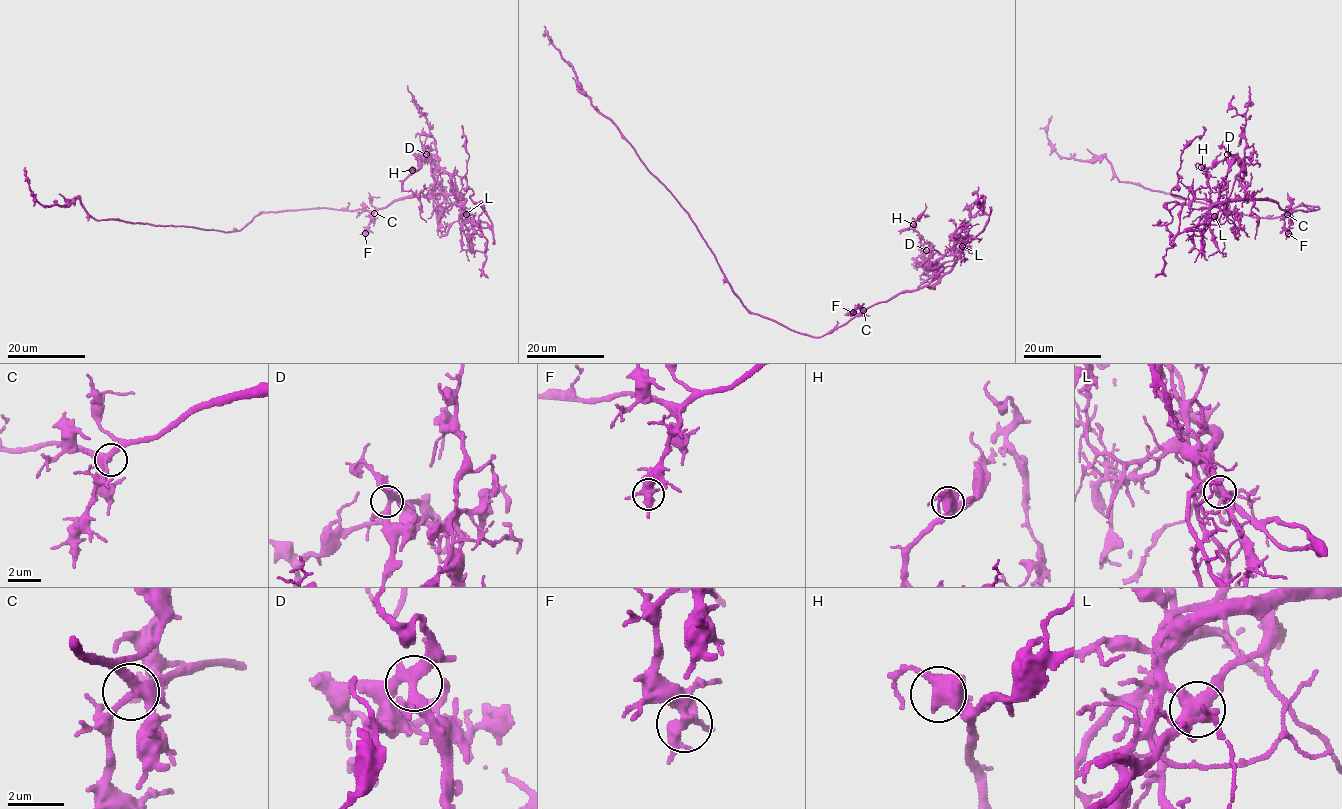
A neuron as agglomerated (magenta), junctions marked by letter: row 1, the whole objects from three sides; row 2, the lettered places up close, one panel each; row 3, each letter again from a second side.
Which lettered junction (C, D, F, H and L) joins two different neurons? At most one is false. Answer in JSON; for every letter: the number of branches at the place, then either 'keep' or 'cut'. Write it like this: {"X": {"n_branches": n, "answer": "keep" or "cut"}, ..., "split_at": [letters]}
{"C": {"n_branches": 4, "answer": "keep"}, "D": {"n_branches": 4, "answer": "keep"}, "F": {"n_branches": 4, "answer": "keep"}, "H": {"n_branches": 4, "answer": "keep"}, "L": {"n_branches": 4, "answer": "cut"}, "split_at": ["L"]}

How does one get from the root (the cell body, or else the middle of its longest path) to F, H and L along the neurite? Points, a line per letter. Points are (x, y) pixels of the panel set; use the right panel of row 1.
F: (1309, 205), (1319, 208), (1295, 210), (1284, 217), (1288, 233)
H: (1309, 205), (1319, 208), (1289, 213), (1268, 198), (1255, 200), (1241, 183), (1243, 160), (1201, 167)
L: (1309, 205), (1319, 208), (1289, 213), (1268, 198), (1227, 200), (1214, 216)

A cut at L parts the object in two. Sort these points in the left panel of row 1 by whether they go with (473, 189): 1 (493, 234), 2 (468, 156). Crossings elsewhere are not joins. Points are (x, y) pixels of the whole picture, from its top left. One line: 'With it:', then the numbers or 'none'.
With it: 1, 2

